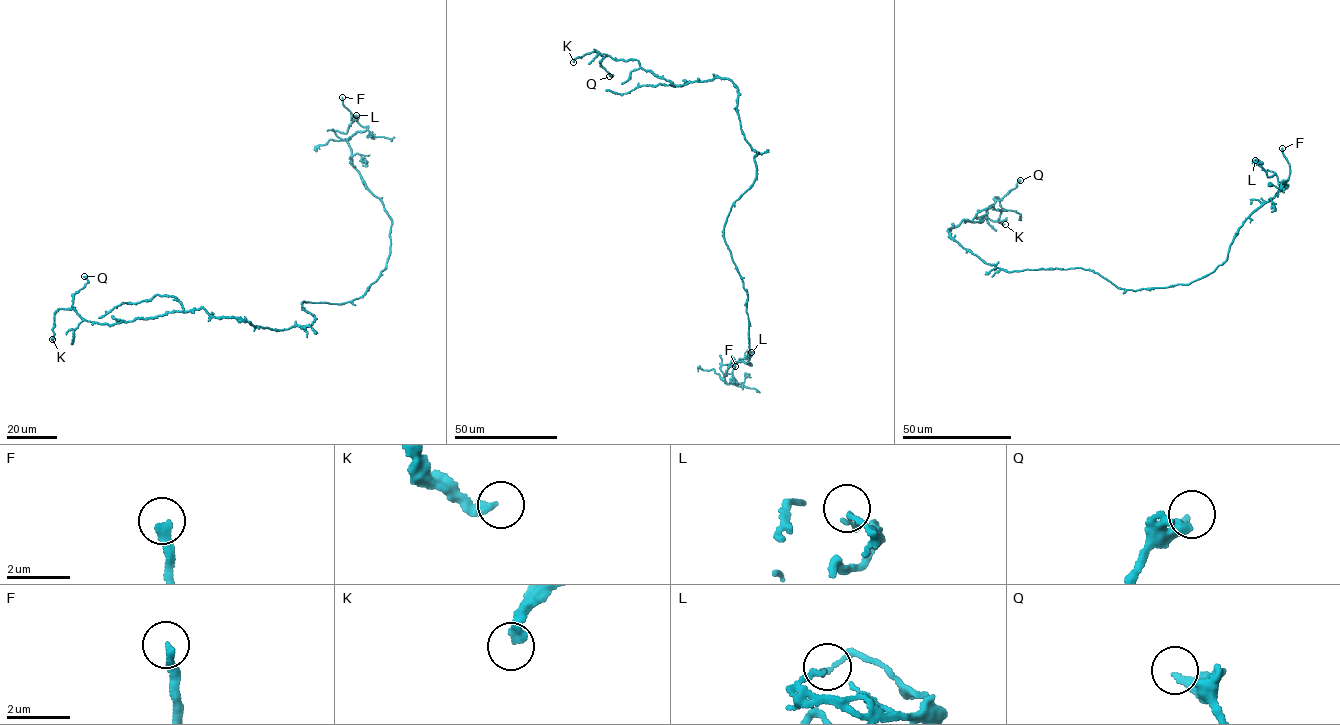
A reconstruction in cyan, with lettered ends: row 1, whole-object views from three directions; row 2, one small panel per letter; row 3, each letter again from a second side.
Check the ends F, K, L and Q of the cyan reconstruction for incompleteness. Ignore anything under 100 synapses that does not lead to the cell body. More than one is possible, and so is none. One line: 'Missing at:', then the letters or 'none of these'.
Missing at: F

